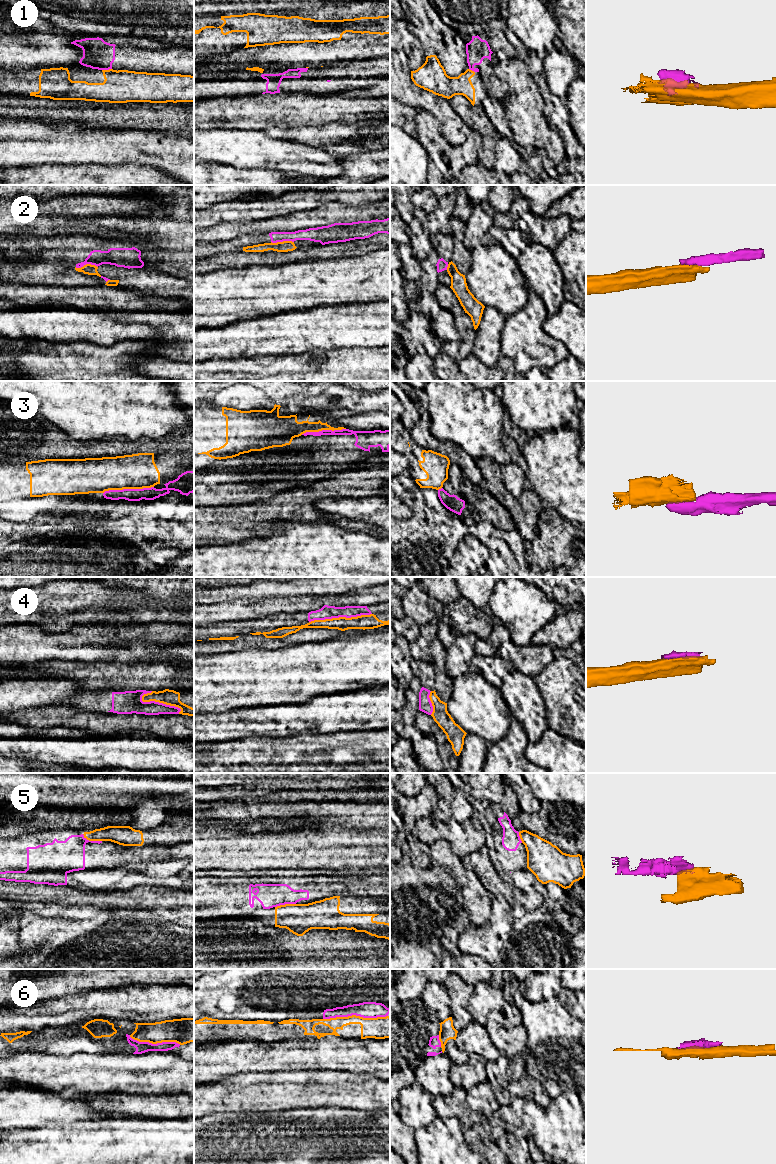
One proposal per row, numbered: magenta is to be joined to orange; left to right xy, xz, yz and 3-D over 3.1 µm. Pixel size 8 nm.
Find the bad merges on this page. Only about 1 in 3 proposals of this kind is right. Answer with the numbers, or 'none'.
1, 2, 3, 4, 5, 6

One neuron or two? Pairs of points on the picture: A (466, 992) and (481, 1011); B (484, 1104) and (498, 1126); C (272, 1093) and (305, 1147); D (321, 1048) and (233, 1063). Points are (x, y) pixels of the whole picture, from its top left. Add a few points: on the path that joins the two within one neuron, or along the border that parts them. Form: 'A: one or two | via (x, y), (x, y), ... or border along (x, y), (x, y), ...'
A: two | border along (474, 986), (467, 1005)
B: one | via (489, 1109), (496, 1116), (497, 1121)
C: two | border along (305, 1107), (291, 1107), (263, 1112)
D: one | via (299, 1055), (255, 1056)

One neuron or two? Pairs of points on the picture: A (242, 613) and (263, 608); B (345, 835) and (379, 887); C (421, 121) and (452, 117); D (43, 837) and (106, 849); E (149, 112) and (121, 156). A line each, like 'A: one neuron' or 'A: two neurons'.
A: one neuron
B: two neurons
C: two neurons
D: one neuron
E: two neurons

